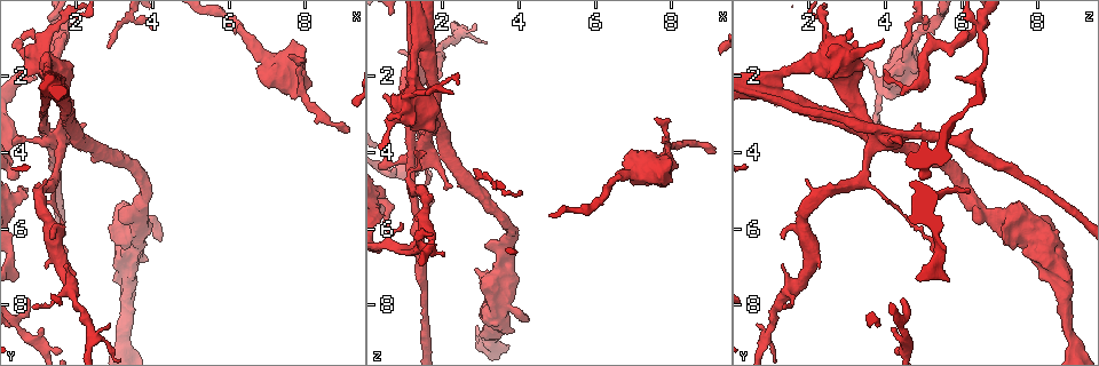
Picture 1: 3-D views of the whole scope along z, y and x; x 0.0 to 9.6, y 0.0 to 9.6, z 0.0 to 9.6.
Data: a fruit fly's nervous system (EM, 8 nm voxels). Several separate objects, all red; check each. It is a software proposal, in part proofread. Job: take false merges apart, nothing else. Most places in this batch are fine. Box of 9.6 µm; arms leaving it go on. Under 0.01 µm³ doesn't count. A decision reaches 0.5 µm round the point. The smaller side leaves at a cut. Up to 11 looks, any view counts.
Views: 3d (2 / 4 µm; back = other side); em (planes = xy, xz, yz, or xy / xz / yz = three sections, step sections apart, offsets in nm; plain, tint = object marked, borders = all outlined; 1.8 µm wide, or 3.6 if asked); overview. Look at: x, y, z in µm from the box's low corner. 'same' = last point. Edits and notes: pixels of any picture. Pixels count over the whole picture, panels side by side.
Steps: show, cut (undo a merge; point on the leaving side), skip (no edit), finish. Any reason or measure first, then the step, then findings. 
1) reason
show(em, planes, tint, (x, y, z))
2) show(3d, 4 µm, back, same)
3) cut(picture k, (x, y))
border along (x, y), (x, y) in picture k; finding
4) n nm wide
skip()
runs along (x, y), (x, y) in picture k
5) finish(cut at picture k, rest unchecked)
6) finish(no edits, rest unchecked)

show(em, 3.6 µm, yz, step 16, tint, (1.85, 7.65, 1.55))

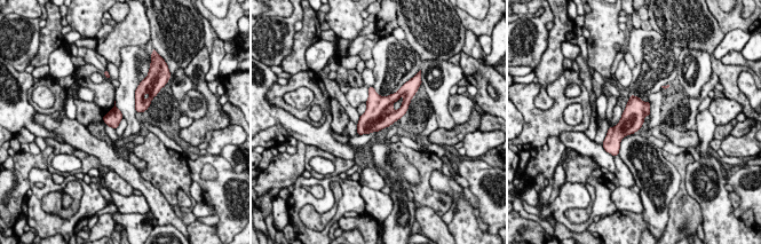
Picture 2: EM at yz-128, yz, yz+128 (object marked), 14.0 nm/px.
show(em, 3.6 µm, planes, tint, same)

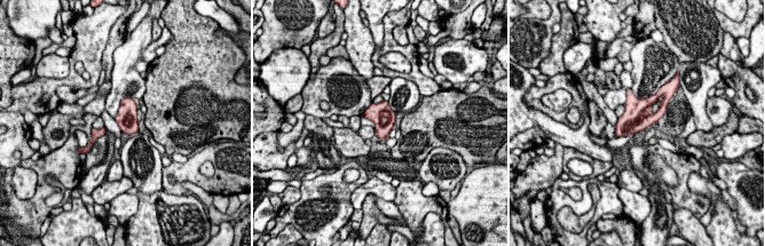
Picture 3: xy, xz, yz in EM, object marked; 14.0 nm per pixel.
skip()
one cell here

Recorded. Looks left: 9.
show(em, planes, tint, (1.50, 2.40, 1.00))

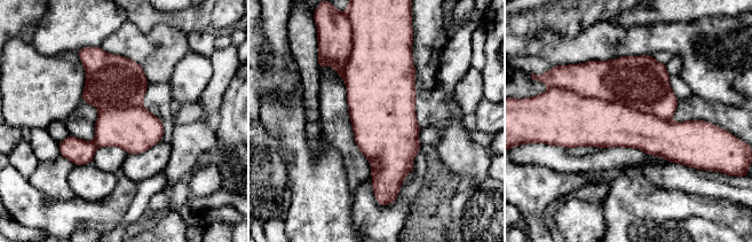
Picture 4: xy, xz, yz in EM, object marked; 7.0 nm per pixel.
360 nm wide
cut(picture 4, (641, 83))
border along (562, 87), (620, 101), (669, 120) in picture 4; two cells meet here

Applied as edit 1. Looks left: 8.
redraw
show(overview)

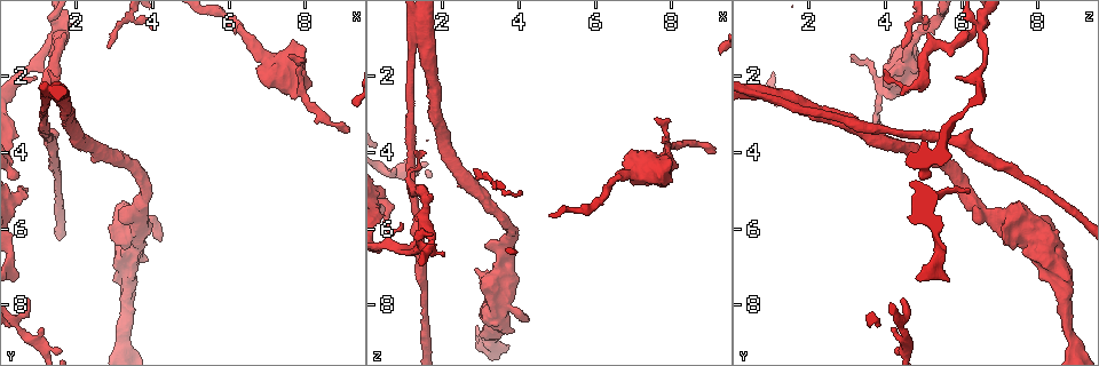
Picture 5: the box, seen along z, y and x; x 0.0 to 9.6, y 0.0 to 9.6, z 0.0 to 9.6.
thick turns thin
show(em, xz, step 8, tint, (3.35, 7.35, 8.45))

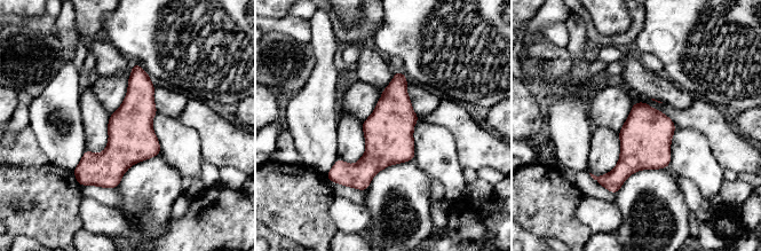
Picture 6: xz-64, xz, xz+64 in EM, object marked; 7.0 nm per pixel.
skip()
runs along (136, 68), (131, 141), (89, 182) in picture 6; all the same cell

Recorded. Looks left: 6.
four arms meet
show(em, planes, tint, (1.50, 0.75, 6.55))

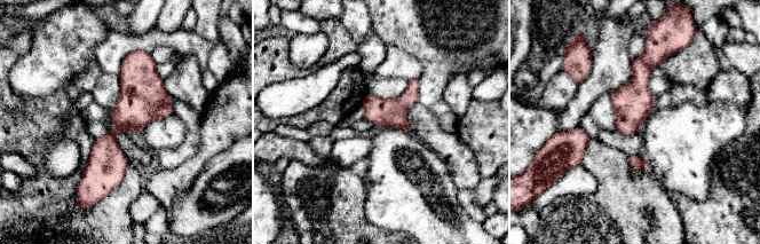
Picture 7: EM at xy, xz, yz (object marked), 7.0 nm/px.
190 nm wide
skip()
all the same cell

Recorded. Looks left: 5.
finish(cut at picture 4, rest unchecked)

